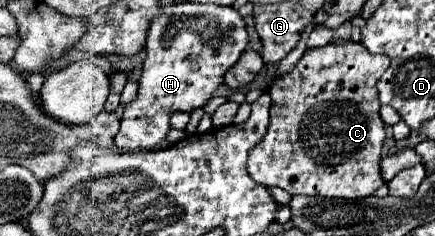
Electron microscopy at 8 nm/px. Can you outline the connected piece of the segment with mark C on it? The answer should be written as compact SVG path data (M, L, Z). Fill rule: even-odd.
M353 40L349 42L331 42L327 46L321 48L309 48L301 60L295 64L295 68L283 76L277 76L273 80L273 86L269 86L269 96L271 96L271 124L269 130L263 138L263 142L259 142L259 146L255 146L255 150L251 150L249 160L247 160L247 170L249 176L267 188L283 188L285 192L289 192L291 196L295 194L305 194L305 196L321 196L321 198L367 198L371 196L377 188L383 186L383 178L381 178L381 170L379 170L379 160L381 160L381 148L383 148L383 140L385 140L385 124L379 116L379 108L381 102L377 98L377 88L375 84L379 82L379 78L385 74L385 70L389 68L389 58L387 56L373 56L367 52L367 48L363 44L357 44Z

